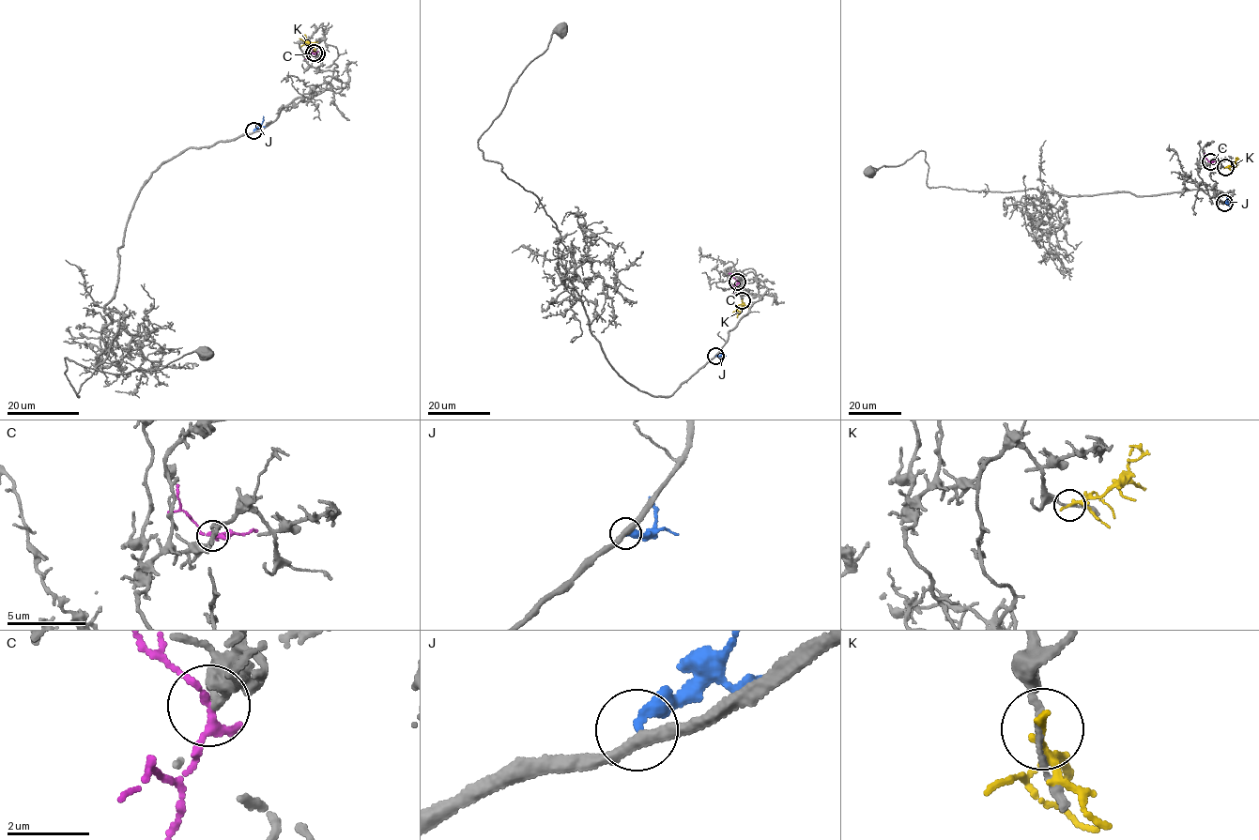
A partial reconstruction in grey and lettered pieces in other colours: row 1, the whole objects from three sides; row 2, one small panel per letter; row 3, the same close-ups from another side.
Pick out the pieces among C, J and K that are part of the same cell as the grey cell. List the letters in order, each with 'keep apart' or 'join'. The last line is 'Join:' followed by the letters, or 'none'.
C: keep apart
J: keep apart
K: keep apart
Join: none

